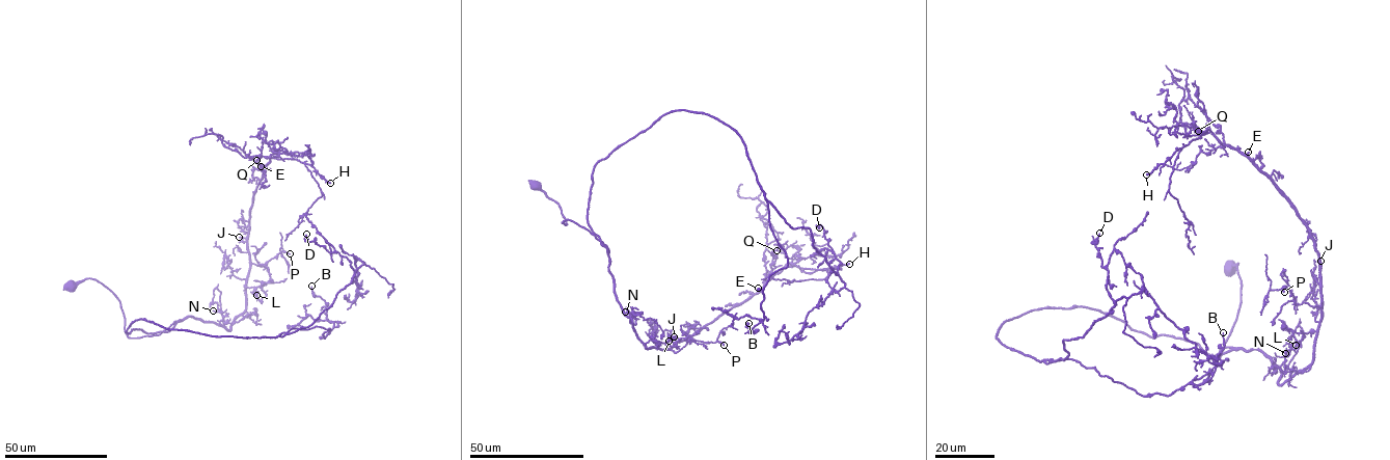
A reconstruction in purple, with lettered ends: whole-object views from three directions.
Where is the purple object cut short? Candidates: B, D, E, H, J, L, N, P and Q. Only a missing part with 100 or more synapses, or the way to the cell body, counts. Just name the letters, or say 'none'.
none

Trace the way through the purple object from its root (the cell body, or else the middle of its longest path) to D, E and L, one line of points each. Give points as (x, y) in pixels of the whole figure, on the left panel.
D: (71, 286), (109, 290), (129, 337), (176, 322), (125, 332), (141, 319), (283, 335), (354, 273), (306, 234)
E: (71, 286), (91, 278), (109, 290), (128, 336), (158, 335), (190, 317), (230, 329), (245, 307), (261, 166)
L: (71, 286), (91, 278), (109, 290), (133, 337), (190, 317), (228, 330), (245, 307), (245, 286), (256, 295)

